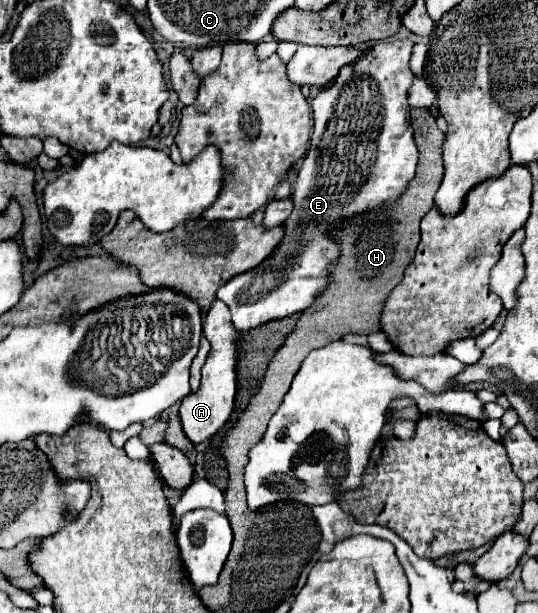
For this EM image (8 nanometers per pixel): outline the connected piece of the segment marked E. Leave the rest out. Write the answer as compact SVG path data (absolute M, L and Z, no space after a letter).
M411 40L381 42L361 60L345 66L335 84L311 100L311 146L297 176L295 208L285 222L283 242L263 264L235 276L217 292L217 298L229 306L237 332L309 308L327 286L329 270L339 256L339 244L327 232L367 208L395 202L407 190L417 166L407 104L407 90L415 78L409 68L411 50Z

